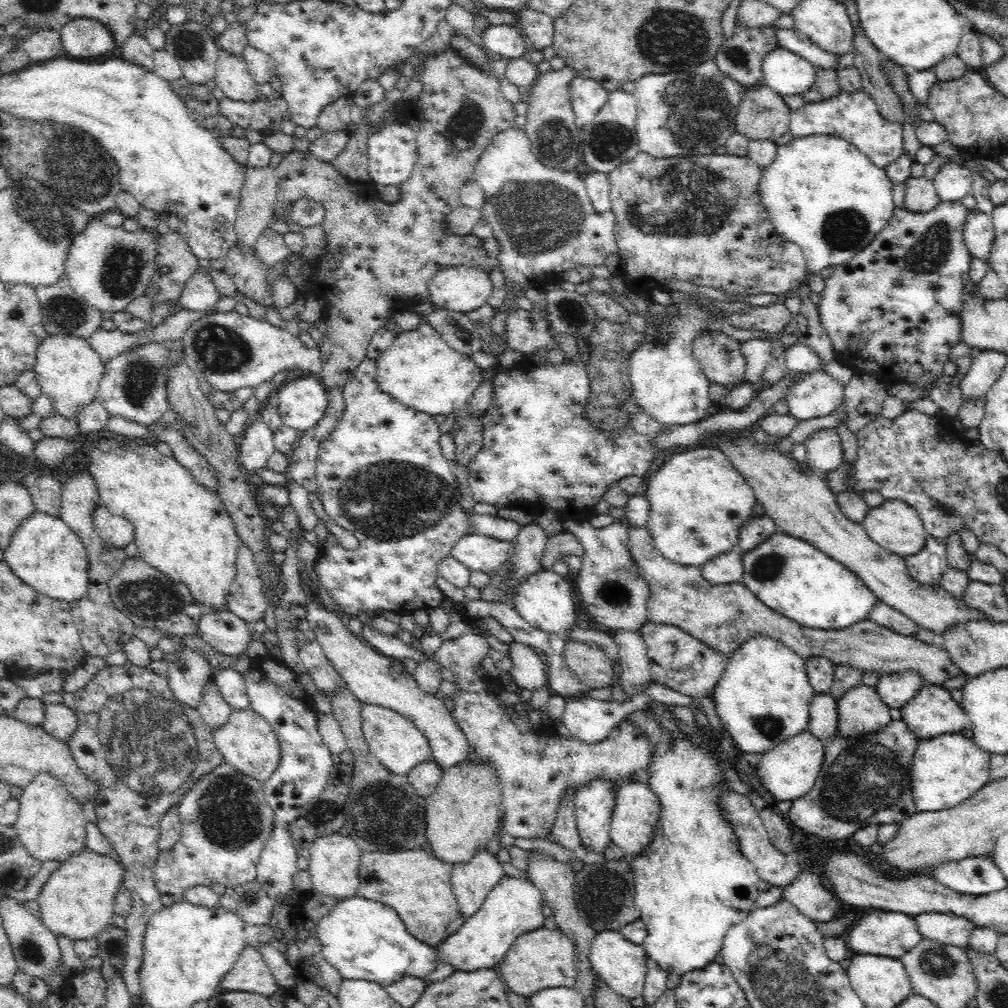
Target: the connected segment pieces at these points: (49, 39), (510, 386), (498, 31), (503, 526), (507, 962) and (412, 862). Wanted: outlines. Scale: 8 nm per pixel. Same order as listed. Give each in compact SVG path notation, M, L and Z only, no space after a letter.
M40 29L24 39L22 49L32 63L53 60L64 51L61 32Z
M570 361L557 365L548 362L547 365L548 368L543 365L530 372L510 369L510 372L496 375L492 400L483 416L484 444L467 464L467 484L476 503L488 503L500 508L528 502L537 508L552 508L561 523L568 520L590 522L596 516L595 505L601 501L612 482L617 483L631 475L645 476L654 459L650 440L654 440L654 436L665 426L642 413L634 399L628 396L623 406L629 416L625 429L611 433L596 429L582 417L589 388L586 367Z
M506 24L490 25L480 36L483 46L494 54L516 59L525 57L527 53L524 36L518 27Z
M473 513L470 517L470 531L472 534L491 537L500 541L515 541L522 526L509 518L498 518L492 515Z
M545 926L521 934L512 943L507 954L496 966L505 987L514 994L530 998L540 990L566 986L574 988L578 980L574 946L568 936L560 930L550 930Z
M414 848L386 854L361 851L358 874L360 886L357 895L392 907L414 938L432 947L446 940L446 928L458 914L458 903L451 885L450 867L438 860L430 850Z

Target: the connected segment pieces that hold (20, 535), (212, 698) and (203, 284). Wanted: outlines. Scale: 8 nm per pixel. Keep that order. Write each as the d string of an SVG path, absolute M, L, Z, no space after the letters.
M36 510L26 517L4 548L3 561L39 594L69 604L83 598L88 591L88 558L83 543L59 518Z
M213 680L204 682L201 695L202 702L197 706L197 709L204 722L213 729L220 728L222 724L228 722L232 709L222 698L221 692Z
M202 264L186 283L178 303L186 311L204 312L212 308L220 296L212 277L205 270L205 264Z

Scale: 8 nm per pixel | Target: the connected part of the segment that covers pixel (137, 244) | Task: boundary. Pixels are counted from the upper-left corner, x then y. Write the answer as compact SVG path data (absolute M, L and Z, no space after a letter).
M94 216L84 230L72 239L65 261L64 276L68 279L72 290L94 308L102 312L124 311L130 302L144 294L146 286L150 286L152 273L155 272L154 250L156 250L156 235L153 231L138 228L137 231L126 232L122 227L108 227Z

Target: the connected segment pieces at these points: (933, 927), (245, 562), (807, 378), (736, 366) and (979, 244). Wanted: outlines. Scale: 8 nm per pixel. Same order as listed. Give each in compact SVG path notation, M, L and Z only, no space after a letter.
M926 912L916 914L914 921L916 921L918 933L923 938L960 948L968 946L970 932L975 927L968 919L952 913Z
M242 545L240 548L236 570L236 578L227 592L226 610L236 614L245 622L254 623L264 615L267 599L259 568L248 546Z
M823 370L802 373L788 386L784 401L788 403L788 414L797 421L821 417L832 413L840 406L843 388Z
M705 329L692 338L691 351L707 379L729 389L745 376L745 358L740 352L740 343L724 332Z
M976 207L968 211L962 232L971 256L986 261L994 240L994 223L991 214L980 212Z

